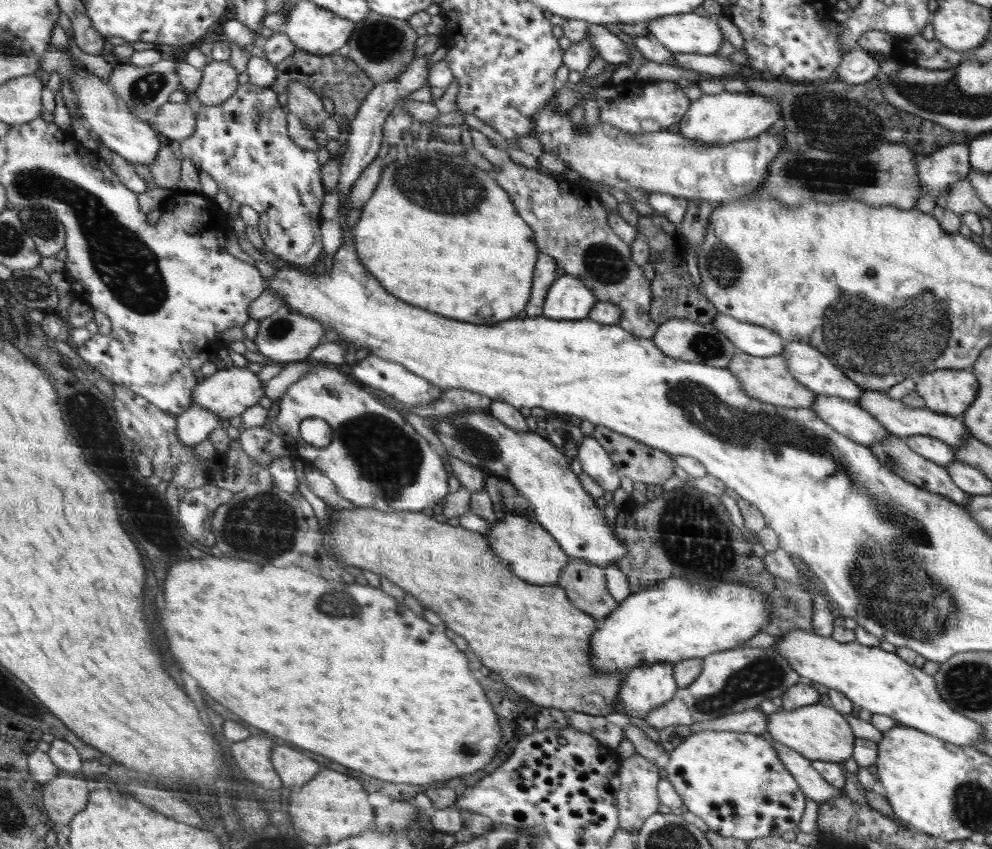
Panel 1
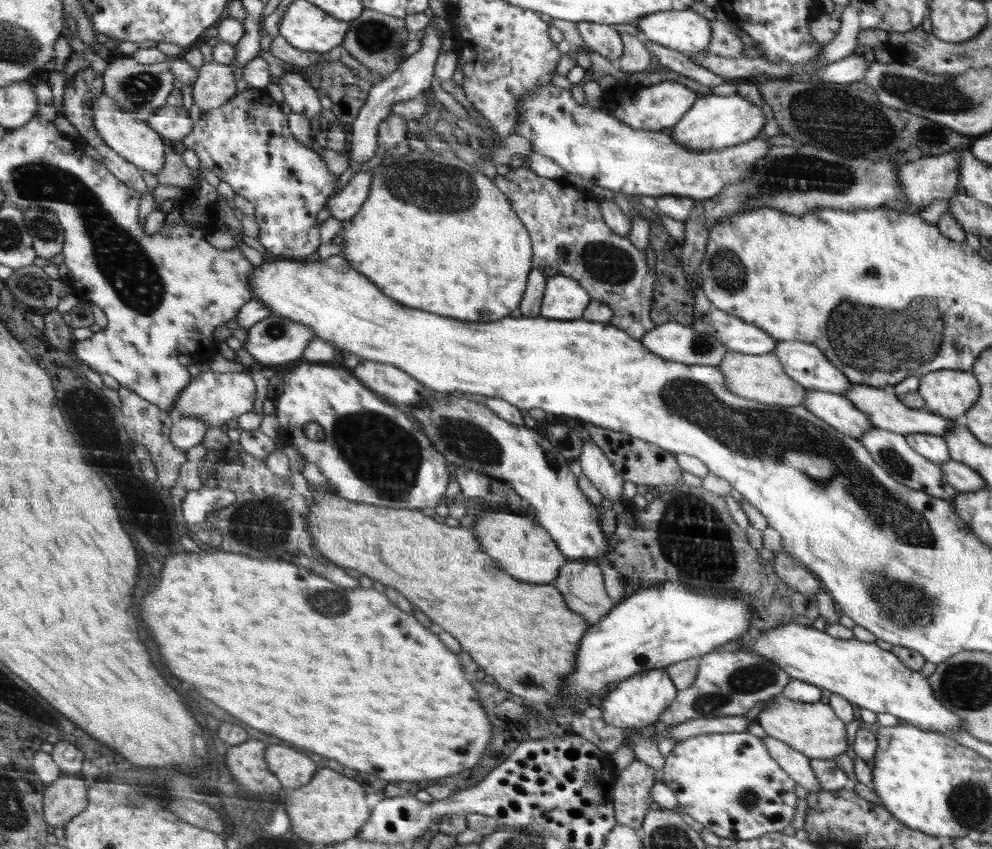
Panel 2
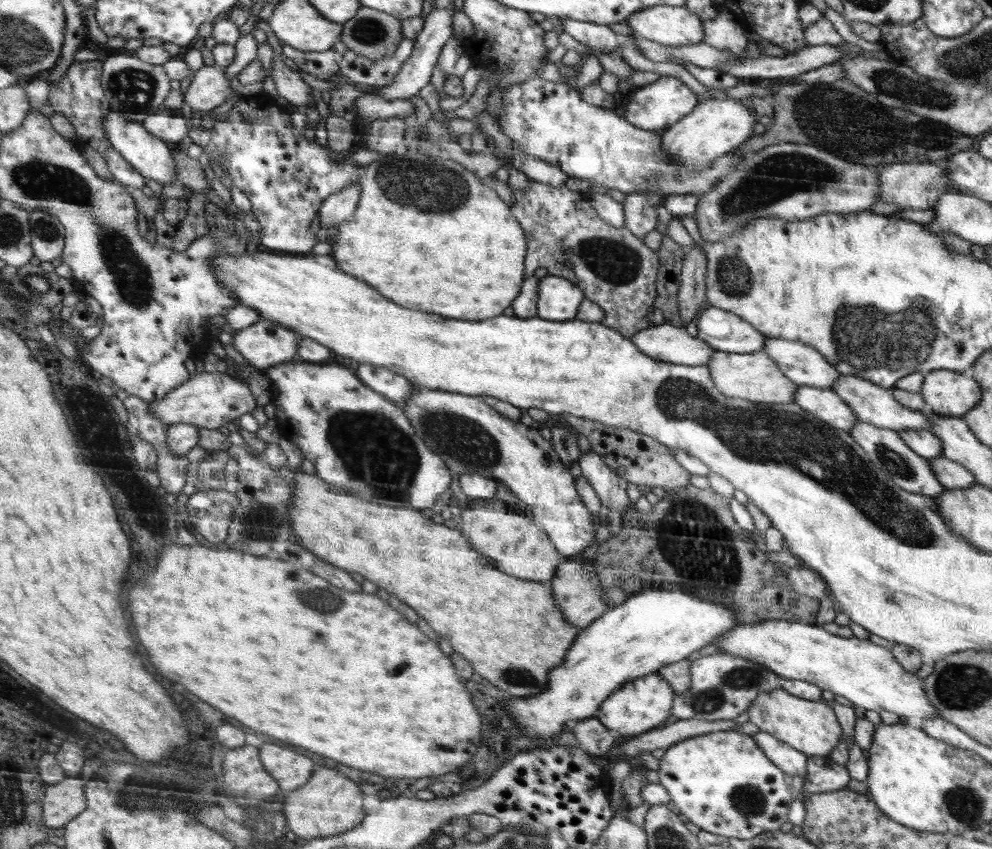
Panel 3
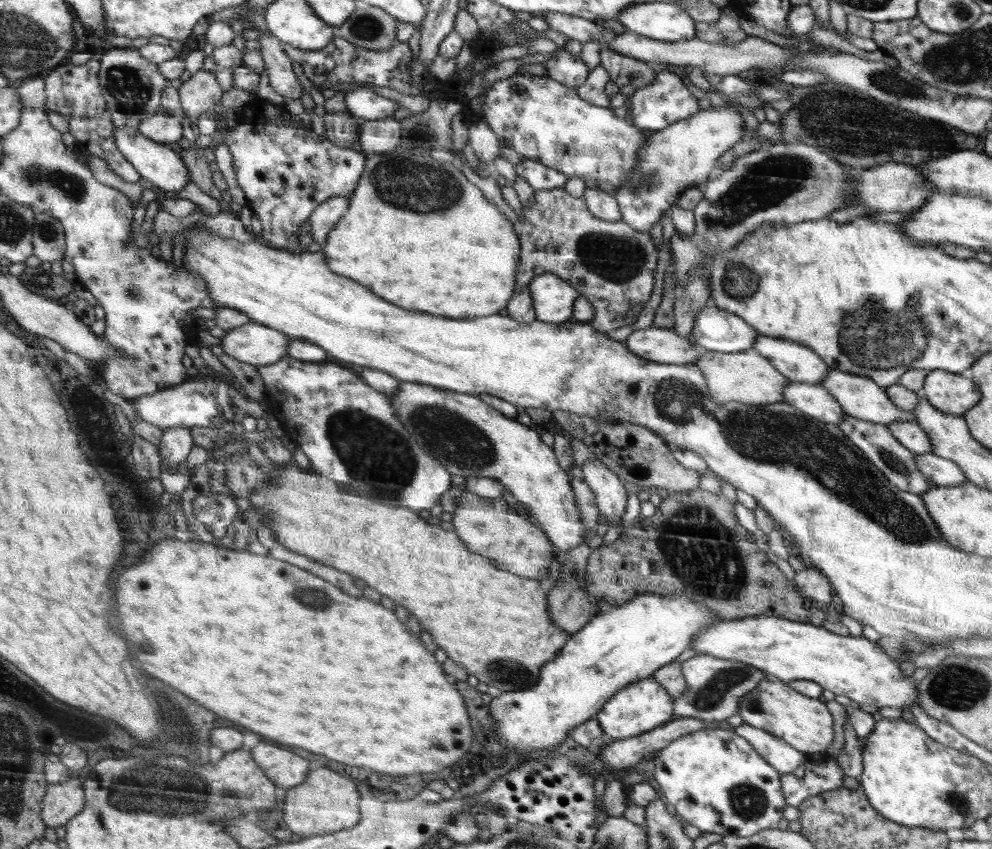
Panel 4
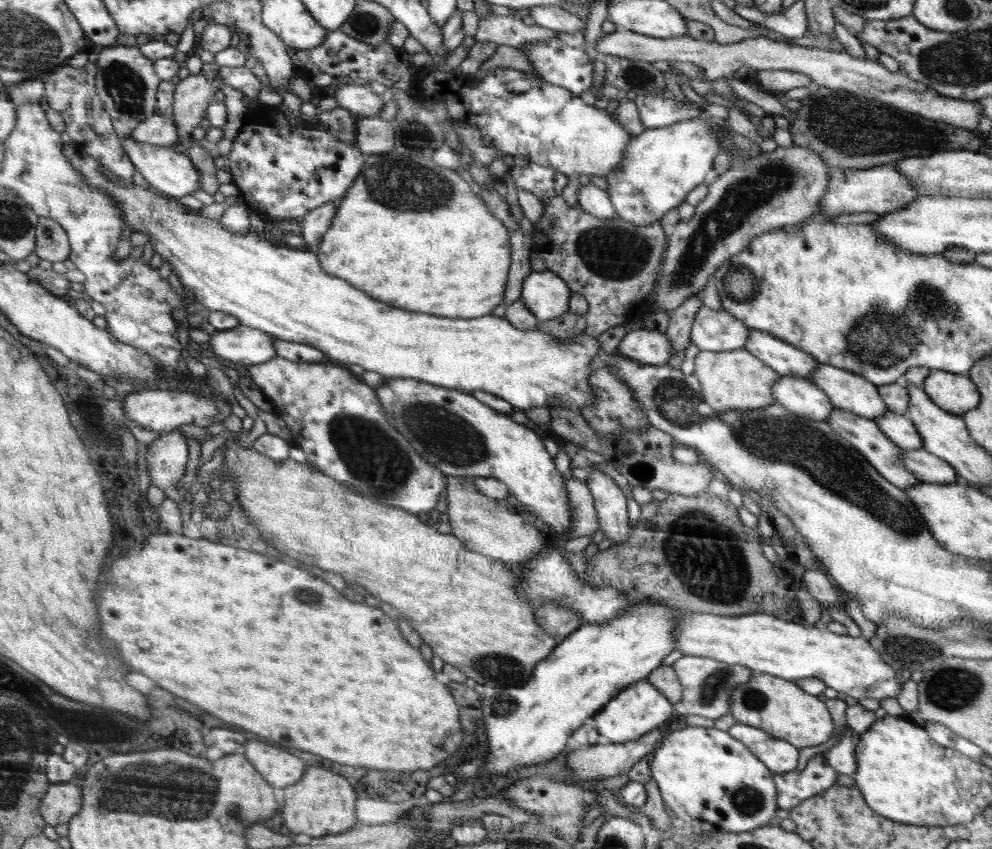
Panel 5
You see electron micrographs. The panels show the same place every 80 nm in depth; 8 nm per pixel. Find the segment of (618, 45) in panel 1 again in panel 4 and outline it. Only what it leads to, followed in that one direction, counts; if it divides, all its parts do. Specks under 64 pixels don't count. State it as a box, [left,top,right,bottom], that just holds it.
[543,11,603,43]

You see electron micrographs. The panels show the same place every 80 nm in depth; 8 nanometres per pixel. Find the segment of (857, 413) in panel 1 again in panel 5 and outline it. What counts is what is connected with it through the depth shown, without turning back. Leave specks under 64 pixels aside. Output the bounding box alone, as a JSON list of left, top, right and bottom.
[774,376,834,421]

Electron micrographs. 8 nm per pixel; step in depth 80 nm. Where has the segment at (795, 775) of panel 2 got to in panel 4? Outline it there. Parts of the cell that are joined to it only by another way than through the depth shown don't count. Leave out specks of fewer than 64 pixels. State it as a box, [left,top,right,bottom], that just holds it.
[733,723,807,774]

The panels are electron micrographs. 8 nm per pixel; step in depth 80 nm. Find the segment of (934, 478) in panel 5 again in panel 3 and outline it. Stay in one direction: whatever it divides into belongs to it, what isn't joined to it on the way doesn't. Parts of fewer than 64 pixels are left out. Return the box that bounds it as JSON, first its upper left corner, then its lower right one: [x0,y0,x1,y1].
[928,457,976,490]

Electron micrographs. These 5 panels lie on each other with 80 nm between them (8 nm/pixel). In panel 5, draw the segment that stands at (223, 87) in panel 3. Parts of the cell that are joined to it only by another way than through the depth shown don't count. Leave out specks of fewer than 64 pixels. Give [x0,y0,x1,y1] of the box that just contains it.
[173,73,214,134]

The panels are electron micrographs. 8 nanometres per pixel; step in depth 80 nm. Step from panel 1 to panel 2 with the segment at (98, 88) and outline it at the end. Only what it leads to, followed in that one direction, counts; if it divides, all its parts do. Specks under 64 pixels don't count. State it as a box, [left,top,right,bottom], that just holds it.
[95,92,166,176]

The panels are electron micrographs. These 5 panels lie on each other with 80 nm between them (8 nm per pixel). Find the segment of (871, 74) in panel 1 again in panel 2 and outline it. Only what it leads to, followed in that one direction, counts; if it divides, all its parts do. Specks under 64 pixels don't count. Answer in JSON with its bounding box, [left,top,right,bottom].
[812,54,868,84]

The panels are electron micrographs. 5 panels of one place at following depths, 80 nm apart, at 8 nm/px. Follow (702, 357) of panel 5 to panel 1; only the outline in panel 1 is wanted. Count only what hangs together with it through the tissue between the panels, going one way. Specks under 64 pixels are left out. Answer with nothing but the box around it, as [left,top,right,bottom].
[726,352,819,409]

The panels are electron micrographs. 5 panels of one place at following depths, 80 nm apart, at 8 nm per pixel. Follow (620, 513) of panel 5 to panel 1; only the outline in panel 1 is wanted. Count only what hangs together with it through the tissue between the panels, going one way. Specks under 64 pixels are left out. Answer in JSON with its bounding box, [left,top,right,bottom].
[576,436,620,492]

